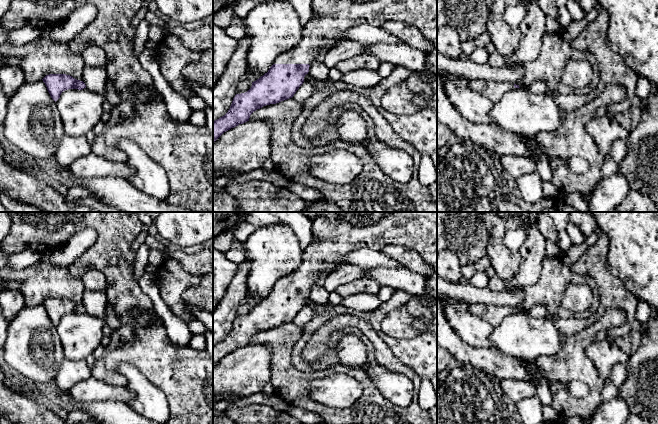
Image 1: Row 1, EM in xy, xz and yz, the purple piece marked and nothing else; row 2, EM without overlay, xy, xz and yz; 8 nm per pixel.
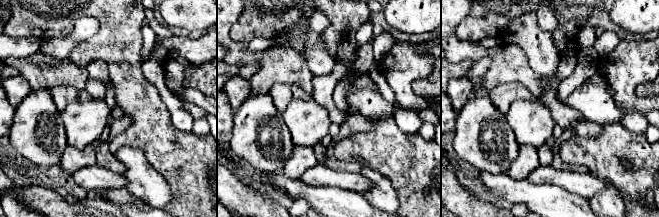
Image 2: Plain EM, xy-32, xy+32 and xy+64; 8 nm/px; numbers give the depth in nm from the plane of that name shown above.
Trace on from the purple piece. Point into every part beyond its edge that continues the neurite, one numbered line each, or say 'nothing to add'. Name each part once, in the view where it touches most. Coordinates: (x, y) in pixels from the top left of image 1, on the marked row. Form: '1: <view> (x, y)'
1: xz (331, 18)

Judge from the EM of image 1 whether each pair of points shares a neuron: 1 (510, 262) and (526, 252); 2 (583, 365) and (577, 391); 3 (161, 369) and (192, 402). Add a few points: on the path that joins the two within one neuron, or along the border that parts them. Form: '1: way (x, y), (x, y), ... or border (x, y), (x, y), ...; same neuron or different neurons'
1: border (520, 252), (519, 270), (512, 277); different neurons
2: border (566, 384), (581, 382), (589, 390); different neurons
3: way (169, 377), (184, 394); same neuron

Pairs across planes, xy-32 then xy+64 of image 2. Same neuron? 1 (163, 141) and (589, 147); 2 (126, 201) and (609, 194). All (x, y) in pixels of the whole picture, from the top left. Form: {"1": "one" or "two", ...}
{"1": "one", "2": "two"}

